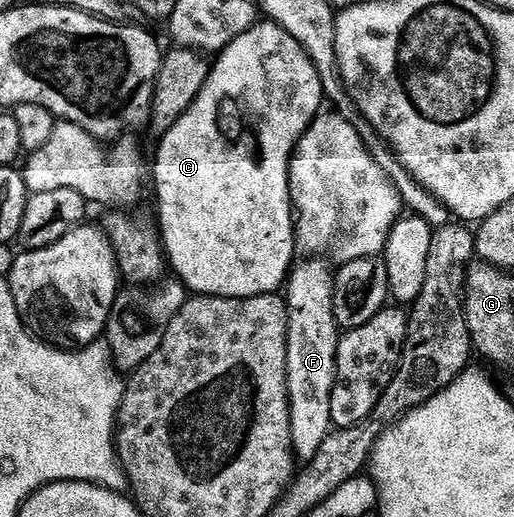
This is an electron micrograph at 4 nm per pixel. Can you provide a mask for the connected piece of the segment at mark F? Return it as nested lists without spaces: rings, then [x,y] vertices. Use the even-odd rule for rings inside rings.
[[[306,259],[303,265],[295,264],[284,289],[286,307],[290,310],[288,325],[290,422],[295,427],[330,425],[330,404],[332,387],[336,379],[336,347],[340,326],[334,317],[335,274],[332,269],[330,273],[329,267],[320,260],[322,259]]]

